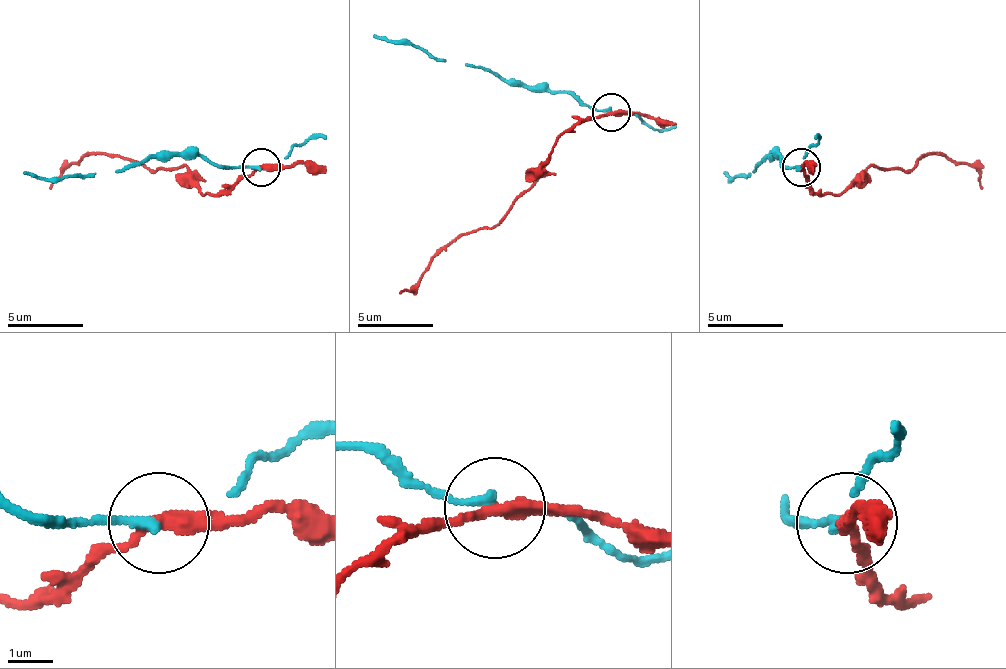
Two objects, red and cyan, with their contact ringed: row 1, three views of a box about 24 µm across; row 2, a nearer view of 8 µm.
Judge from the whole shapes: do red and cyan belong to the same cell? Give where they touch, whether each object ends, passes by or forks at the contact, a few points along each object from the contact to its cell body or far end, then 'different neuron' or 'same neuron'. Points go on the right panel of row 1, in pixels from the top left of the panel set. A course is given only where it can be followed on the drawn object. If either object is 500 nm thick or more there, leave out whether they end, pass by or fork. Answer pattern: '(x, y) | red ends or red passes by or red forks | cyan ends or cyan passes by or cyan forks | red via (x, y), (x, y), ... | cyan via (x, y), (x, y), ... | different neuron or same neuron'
(801, 167) | red passes by | cyan ends | red via (800, 168), (808, 183), (842, 195), (869, 168), (910, 168), (922, 157), (945, 153), (964, 161), (983, 187) | cyan via (800, 168), (781, 165), (781, 157), (774, 157), (732, 180), (724, 172) | different neuron

